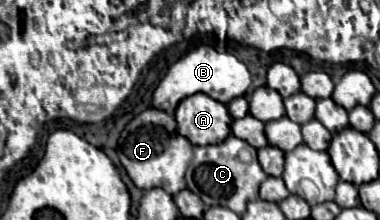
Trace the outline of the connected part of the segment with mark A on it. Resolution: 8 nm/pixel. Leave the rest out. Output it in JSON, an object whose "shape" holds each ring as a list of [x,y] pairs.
{"shape":[[[191,95],[179,103],[175,111],[179,133],[193,145],[221,143],[231,133],[233,117],[227,105],[211,99],[209,95]]]}

